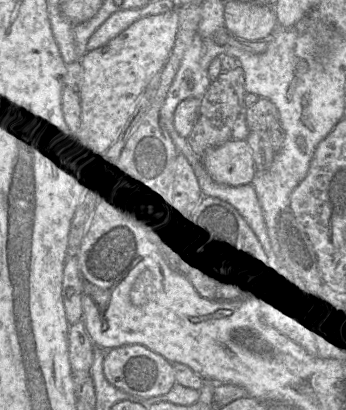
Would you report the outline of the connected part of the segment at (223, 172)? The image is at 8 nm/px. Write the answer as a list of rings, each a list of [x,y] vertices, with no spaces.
[[[230,139],[202,156],[203,165],[218,184],[241,186],[251,184],[256,167],[246,140]]]

